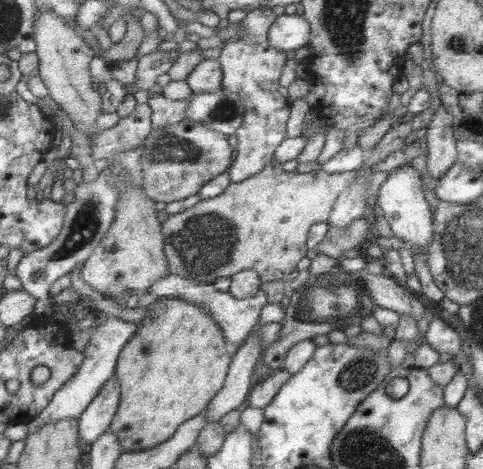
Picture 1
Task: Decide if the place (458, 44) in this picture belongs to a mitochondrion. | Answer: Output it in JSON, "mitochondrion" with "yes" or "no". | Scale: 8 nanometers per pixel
{"mitochondrion":"yes"}

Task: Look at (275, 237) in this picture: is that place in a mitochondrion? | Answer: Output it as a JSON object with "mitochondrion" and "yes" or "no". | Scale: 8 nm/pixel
{"mitochondrion":"no"}

